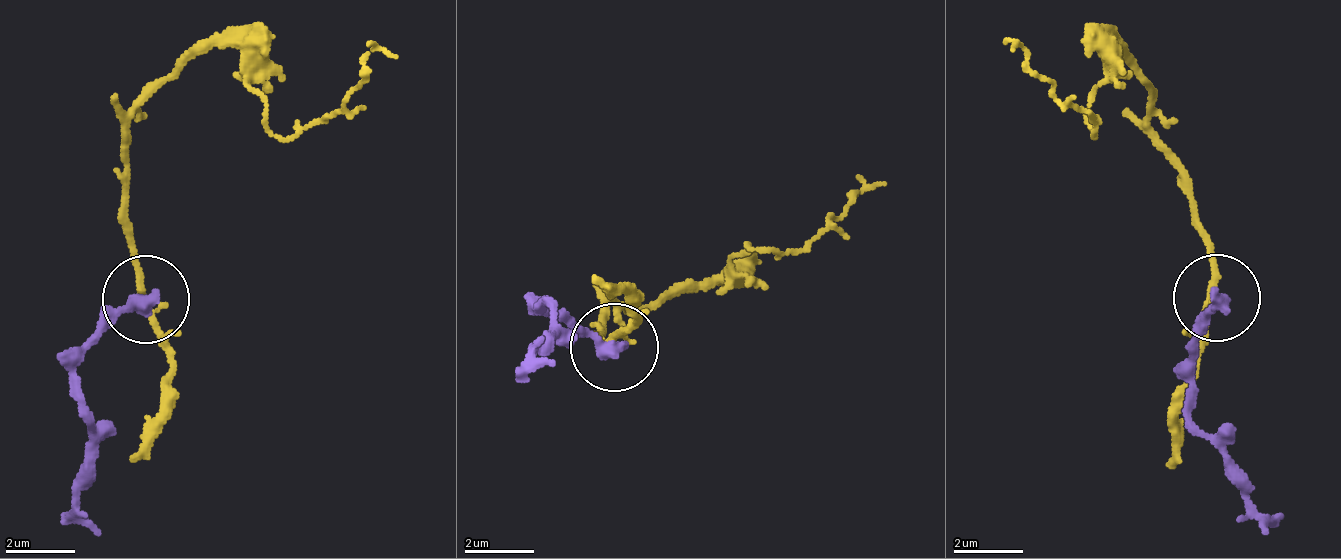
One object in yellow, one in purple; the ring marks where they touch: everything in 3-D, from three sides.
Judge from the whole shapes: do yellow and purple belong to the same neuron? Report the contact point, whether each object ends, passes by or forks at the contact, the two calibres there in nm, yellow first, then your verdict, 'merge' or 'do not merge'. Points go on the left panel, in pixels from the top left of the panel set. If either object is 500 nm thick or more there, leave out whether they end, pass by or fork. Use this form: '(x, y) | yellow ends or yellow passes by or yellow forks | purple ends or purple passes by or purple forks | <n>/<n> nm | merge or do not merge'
(146, 299) | yellow passes by | purple ends | 200/420 nm | do not merge

